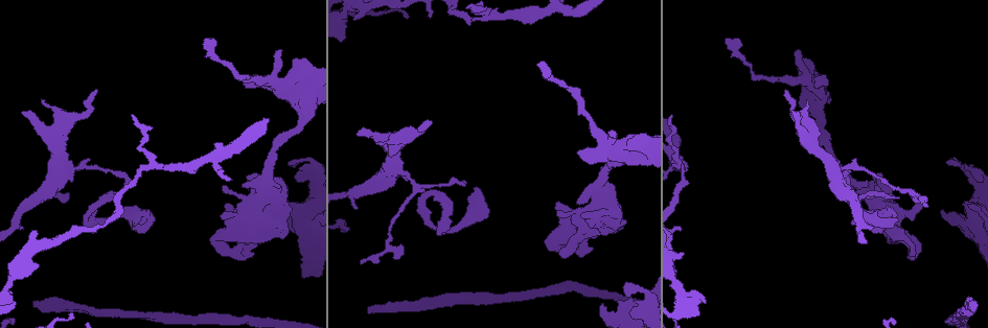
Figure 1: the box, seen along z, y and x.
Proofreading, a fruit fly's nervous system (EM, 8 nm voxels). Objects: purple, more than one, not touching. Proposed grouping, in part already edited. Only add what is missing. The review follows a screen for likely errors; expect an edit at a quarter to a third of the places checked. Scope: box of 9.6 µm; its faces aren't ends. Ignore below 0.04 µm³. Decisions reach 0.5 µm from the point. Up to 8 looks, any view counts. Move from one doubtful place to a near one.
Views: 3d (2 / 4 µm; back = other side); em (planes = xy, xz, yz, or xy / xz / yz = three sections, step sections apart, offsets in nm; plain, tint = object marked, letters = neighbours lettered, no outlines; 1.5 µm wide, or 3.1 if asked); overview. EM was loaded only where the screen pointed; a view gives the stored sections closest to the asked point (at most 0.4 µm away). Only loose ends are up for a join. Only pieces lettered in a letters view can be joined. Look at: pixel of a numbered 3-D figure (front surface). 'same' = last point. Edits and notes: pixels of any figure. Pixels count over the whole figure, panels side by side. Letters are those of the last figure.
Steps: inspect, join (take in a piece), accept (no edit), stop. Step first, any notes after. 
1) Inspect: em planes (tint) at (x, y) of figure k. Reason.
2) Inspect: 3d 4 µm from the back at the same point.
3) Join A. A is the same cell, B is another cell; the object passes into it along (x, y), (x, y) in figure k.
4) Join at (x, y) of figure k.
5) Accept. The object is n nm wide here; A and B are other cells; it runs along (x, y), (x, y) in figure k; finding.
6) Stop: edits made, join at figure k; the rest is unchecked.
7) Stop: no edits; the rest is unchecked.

Inspect: 3d 2 µm at (975, 301) of figure 1. Long arm stops here.

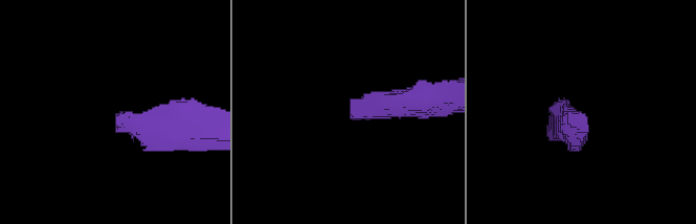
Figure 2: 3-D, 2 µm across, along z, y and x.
Inspect: em planes (letters) at (586, 119) of figure 2.

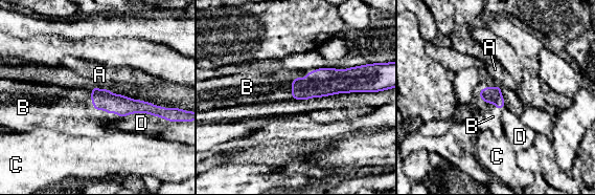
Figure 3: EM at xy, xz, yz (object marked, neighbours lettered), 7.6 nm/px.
Join B. B is the same cell, A, C and D are other cells; the object passes into it along (103, 99), (97, 109), (75, 115) in figure 3; the cell continues.

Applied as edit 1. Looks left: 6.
Inspect: overview.

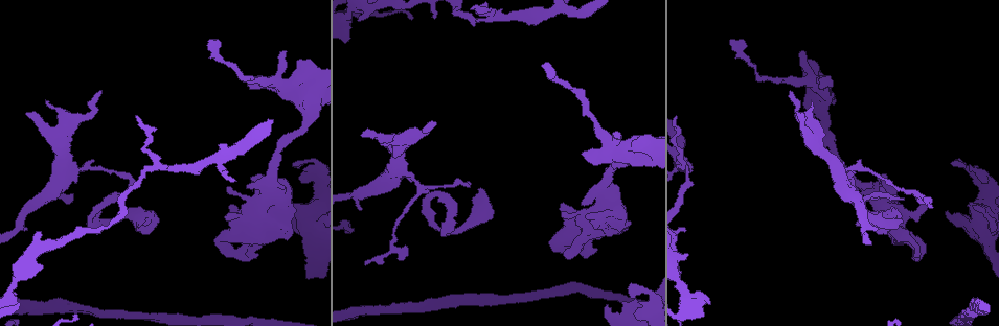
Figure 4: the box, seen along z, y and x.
Inspect: 3d 4 µm from the back at (903, 199) of figure 4. End of a long branch.

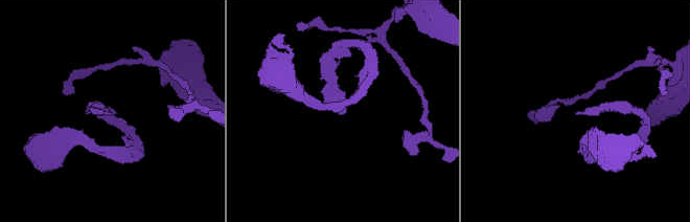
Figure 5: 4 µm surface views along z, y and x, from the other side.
Inspect: em planes (letters) at (575, 114) of figure 5.

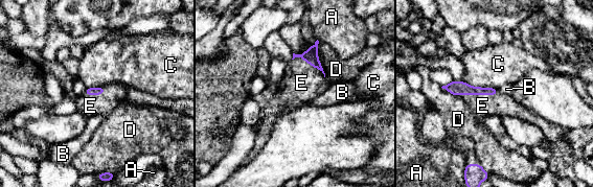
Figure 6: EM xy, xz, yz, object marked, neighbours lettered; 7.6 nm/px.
Join E. E is the same cell, A, B, C and D are other cells; the object passes into it along (456, 88), (479, 94), (482, 106) in figure 6; it goes on there.

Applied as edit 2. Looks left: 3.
Inspect: overview. Redraw.

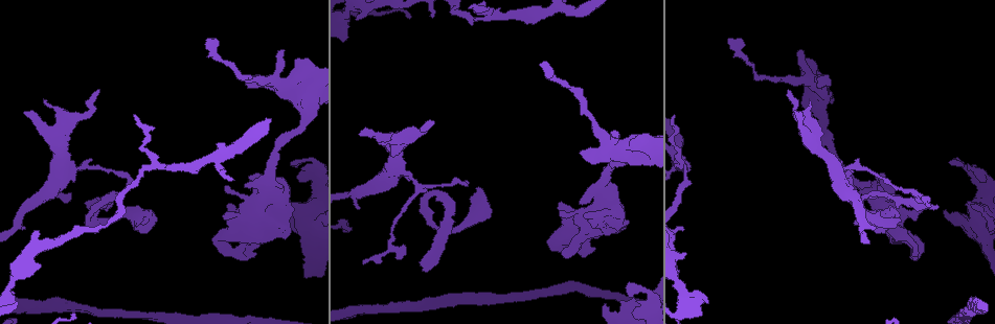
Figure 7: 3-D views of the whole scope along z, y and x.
Inspect: em planes (tint) at (292, 210) of figure 7. Branch stops here.

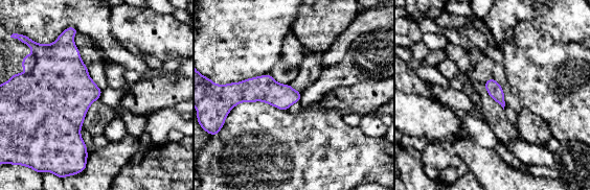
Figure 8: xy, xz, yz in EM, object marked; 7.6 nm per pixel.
Inspect: em planes (letters) at the same point. What lies round it.

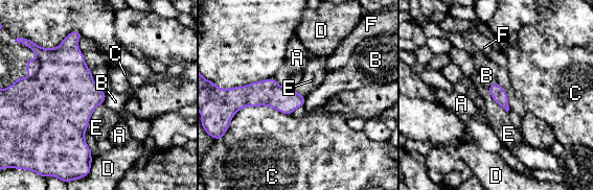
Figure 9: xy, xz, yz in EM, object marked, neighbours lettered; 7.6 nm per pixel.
Accept. A, B, C, D, E and F are other cells; a border runs along (103, 102), (92, 113), (85, 131) in figure 9; none of them fits.

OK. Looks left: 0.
Stop: edits made, join at figure 3, join at figure 6; the rest is unchecked.

